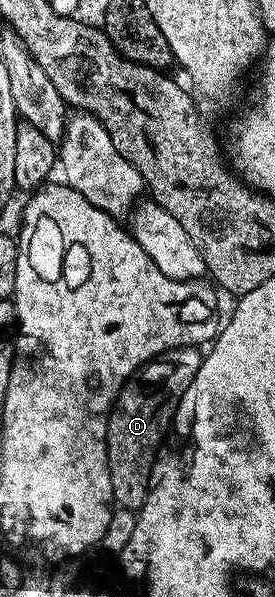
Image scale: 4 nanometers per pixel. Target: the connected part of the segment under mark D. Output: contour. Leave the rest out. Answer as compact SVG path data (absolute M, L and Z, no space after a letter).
M197 347L164 352L150 363L142 365L126 381L122 393L115 400L106 427L106 464L110 468L114 504L117 507L137 510L146 501L159 459L158 447L171 431L176 410L188 386L192 386L196 370L200 370L202 357L203 353Z

